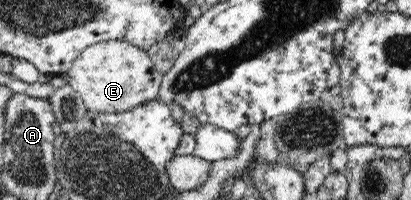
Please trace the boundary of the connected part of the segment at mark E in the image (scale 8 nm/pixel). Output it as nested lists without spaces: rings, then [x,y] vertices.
[[[102,41],[87,46],[67,73],[68,84],[83,100],[86,110],[125,112],[156,99],[162,82],[146,52],[126,41]]]

